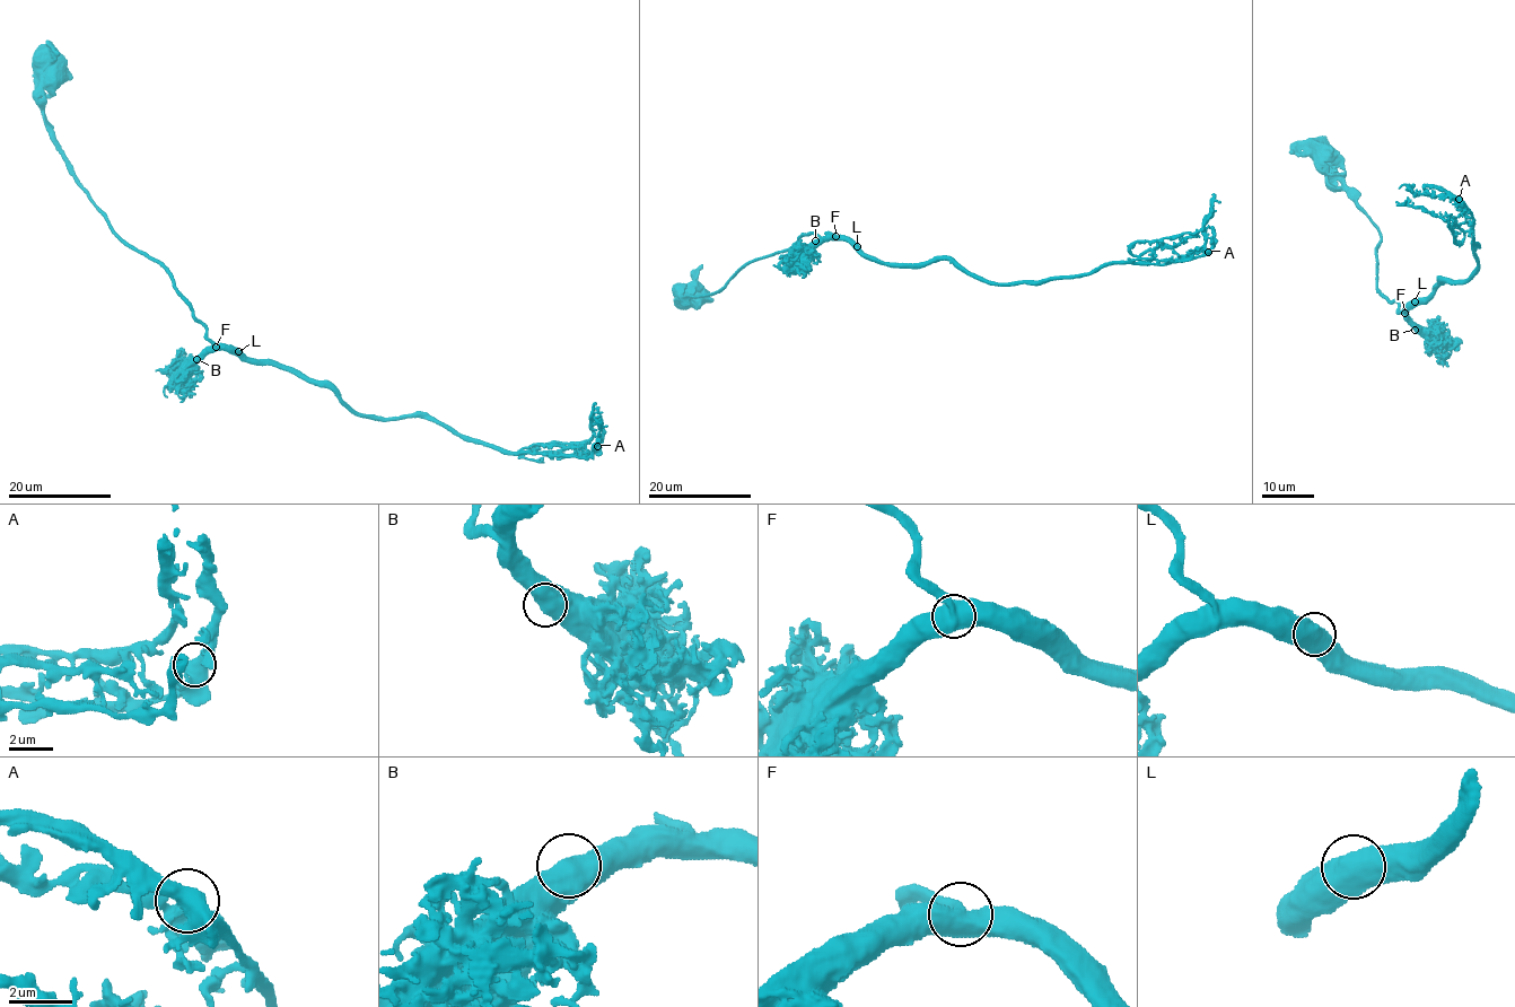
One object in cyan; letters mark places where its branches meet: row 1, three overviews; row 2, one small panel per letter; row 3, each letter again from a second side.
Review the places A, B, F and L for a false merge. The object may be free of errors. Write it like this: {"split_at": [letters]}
{"split_at": []}

